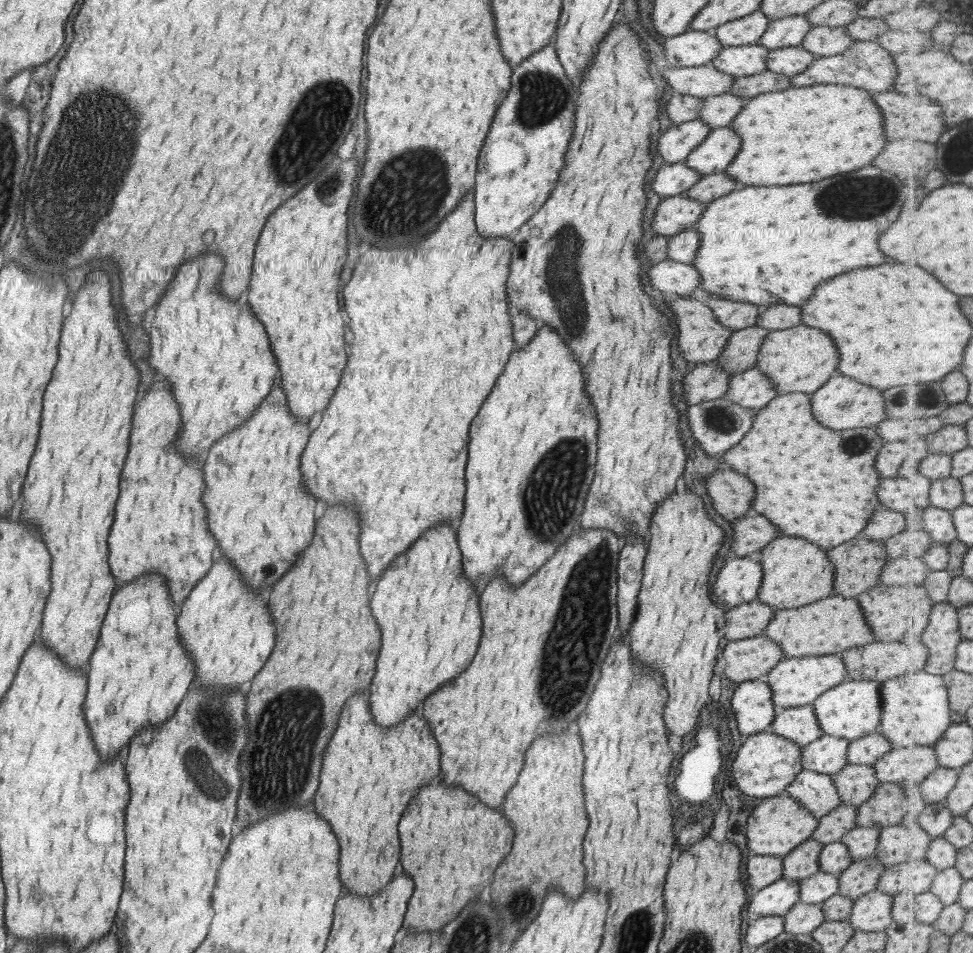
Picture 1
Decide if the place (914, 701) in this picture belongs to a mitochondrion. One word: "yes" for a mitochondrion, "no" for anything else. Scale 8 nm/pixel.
no

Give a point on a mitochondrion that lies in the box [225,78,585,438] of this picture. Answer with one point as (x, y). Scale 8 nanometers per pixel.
(414, 192)

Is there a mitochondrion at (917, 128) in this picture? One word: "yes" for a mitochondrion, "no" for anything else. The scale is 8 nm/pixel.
no

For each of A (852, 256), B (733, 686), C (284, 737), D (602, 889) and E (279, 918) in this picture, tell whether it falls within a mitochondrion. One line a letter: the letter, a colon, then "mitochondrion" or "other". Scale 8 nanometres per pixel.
A: other
B: other
C: mitochondrion
D: other
E: other

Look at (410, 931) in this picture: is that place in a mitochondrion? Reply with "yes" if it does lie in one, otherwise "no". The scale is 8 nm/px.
no

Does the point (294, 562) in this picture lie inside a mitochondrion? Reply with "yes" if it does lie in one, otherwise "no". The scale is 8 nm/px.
no

